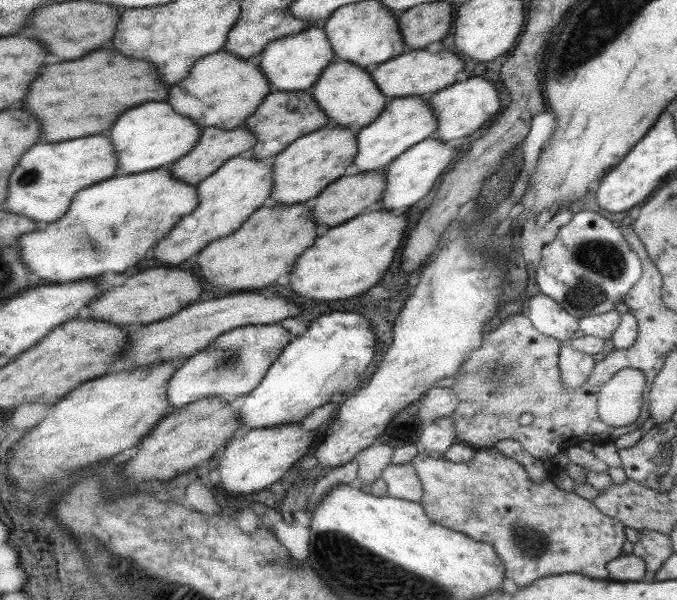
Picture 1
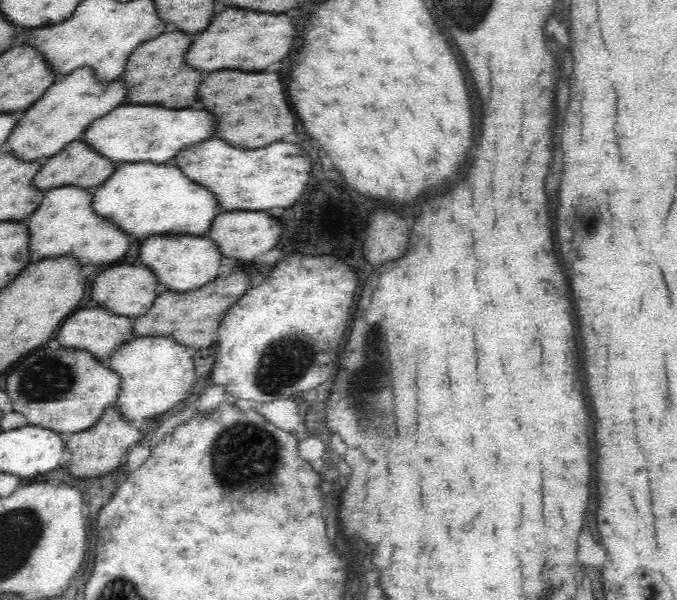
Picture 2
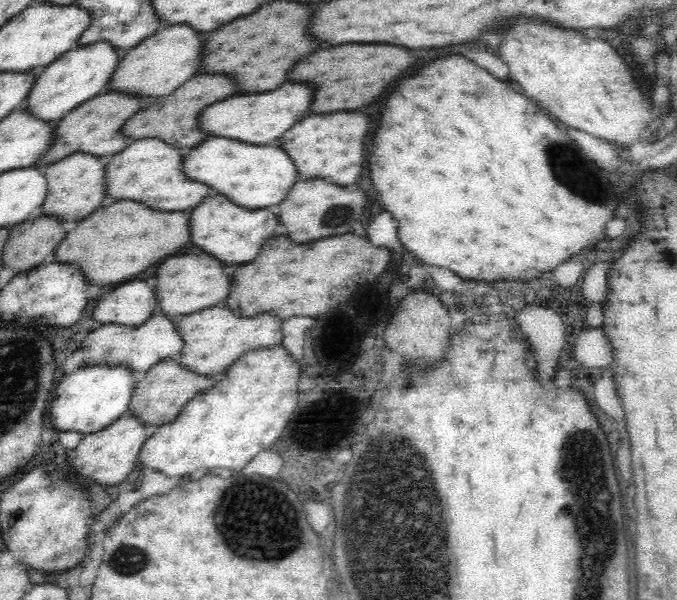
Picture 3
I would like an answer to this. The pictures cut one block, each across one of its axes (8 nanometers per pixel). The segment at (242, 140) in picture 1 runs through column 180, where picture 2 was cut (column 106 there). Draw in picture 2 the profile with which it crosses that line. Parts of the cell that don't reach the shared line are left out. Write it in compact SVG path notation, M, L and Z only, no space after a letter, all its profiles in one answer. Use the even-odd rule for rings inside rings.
M83 139L69 142L58 154L42 160L42 166L35 174L33 182L44 191L48 191L56 186L83 186L93 190L99 187L114 172L117 167L109 158L96 152Z

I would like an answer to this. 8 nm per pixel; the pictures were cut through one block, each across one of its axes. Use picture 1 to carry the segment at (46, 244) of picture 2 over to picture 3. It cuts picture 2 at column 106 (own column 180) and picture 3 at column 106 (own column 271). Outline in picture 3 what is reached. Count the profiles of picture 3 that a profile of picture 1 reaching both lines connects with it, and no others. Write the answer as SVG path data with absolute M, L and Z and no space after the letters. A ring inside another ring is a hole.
M158 137L133 139L128 146L107 159L106 191L109 201L116 199L140 200L158 210L188 210L210 196L210 188L188 178L184 171L185 151L169 145Z

